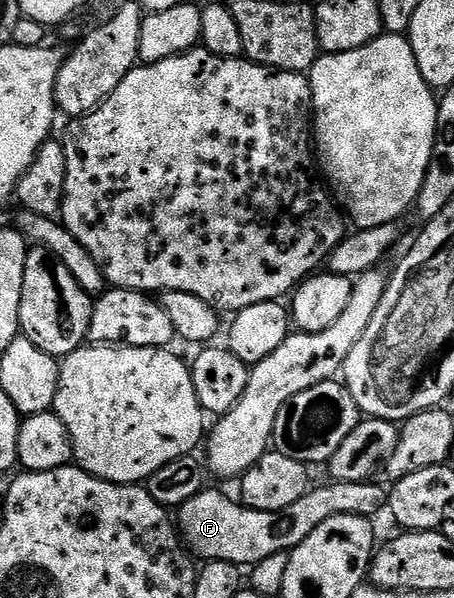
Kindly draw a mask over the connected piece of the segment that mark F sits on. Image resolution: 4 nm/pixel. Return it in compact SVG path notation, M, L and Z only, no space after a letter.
M376 482L328 484L310 488L300 501L295 501L288 509L281 511L253 510L219 491L204 489L197 497L182 504L177 513L177 525L184 544L196 558L206 562L223 560L238 567L252 567L265 557L278 552L290 552L331 516L359 515L371 519L390 506L388 488Z

